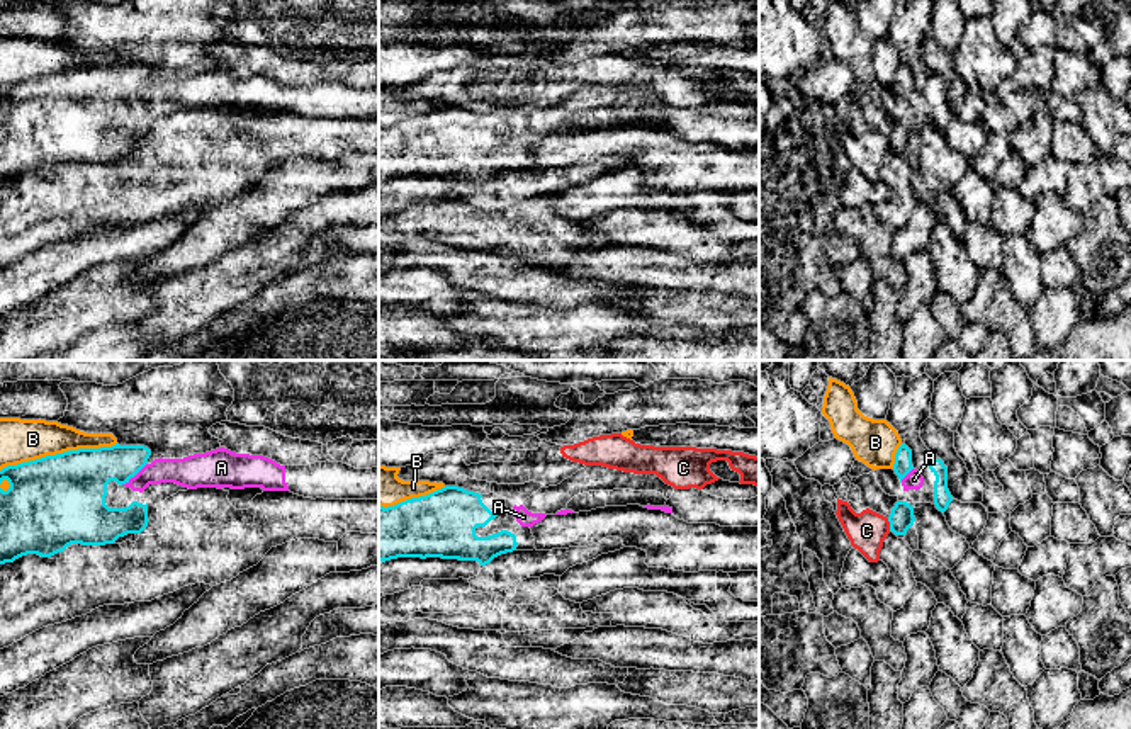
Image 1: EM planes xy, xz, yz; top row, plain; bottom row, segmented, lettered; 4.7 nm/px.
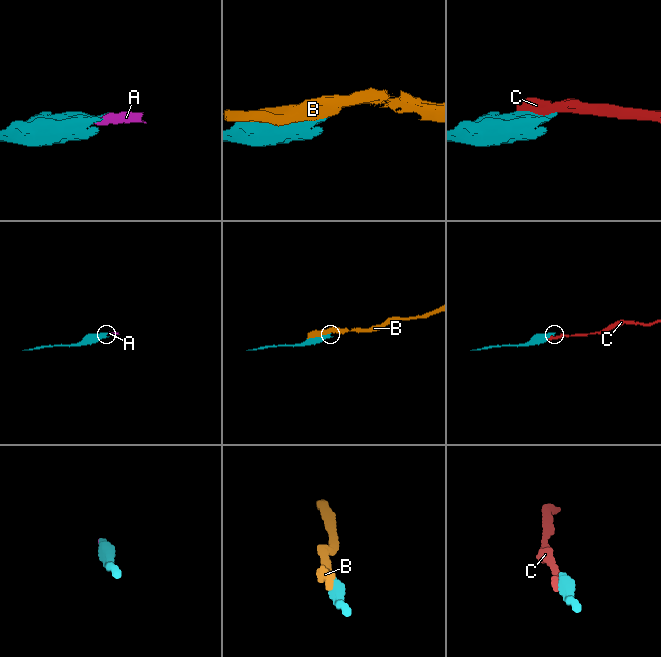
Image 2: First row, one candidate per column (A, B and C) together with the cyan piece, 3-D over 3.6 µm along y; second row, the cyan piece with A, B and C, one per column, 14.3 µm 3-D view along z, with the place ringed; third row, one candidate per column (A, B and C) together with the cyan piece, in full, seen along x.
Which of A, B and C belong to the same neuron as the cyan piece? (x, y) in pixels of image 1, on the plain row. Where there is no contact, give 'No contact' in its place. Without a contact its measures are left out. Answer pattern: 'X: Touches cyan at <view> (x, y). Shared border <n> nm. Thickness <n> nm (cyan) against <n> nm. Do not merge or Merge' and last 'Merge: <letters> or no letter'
A: Touches cyan at xy (133, 96). Shared border 170 nm. Thickness 260 nm (cyan) against 130 nm. Merge
B: Touches cyan at xy (58, 73). Shared border 550 nm. Thickness 440 nm (cyan) against 200 nm. Do not merge
C: Touches cyan at yz (890, 145). Shared border 70 nm. Thickness 120 nm (cyan) against 190 nm. Do not merge
Merge: A

